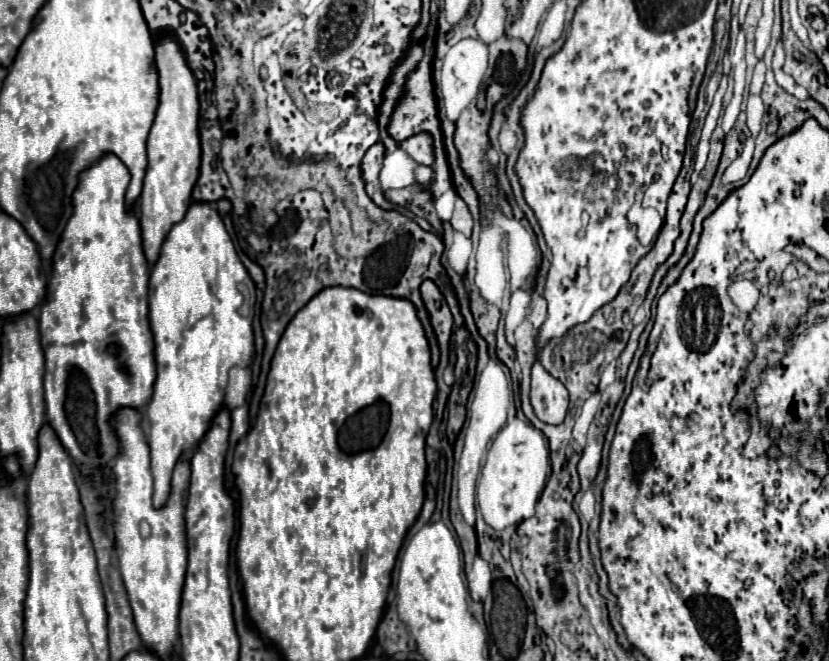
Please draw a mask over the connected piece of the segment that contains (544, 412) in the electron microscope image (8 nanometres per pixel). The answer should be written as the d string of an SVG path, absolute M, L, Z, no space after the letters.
M540 359L532 365L532 393L530 403L540 421L548 425L560 425L568 411L568 391L566 387L544 371Z

